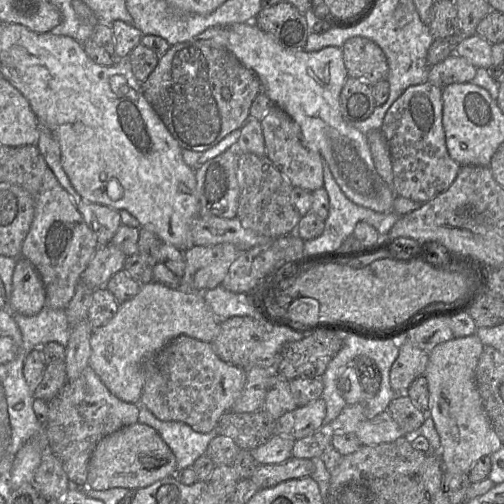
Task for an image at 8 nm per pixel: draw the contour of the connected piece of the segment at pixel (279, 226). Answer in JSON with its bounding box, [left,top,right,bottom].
[236,152,302,238]

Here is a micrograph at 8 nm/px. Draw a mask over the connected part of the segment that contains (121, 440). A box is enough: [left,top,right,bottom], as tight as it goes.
[86,422,176,490]

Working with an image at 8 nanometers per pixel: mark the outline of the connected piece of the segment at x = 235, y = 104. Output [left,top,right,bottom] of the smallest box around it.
[141,41,261,152]

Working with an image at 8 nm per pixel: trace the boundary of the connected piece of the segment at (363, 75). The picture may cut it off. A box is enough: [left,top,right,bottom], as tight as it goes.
[341,36,388,84]

